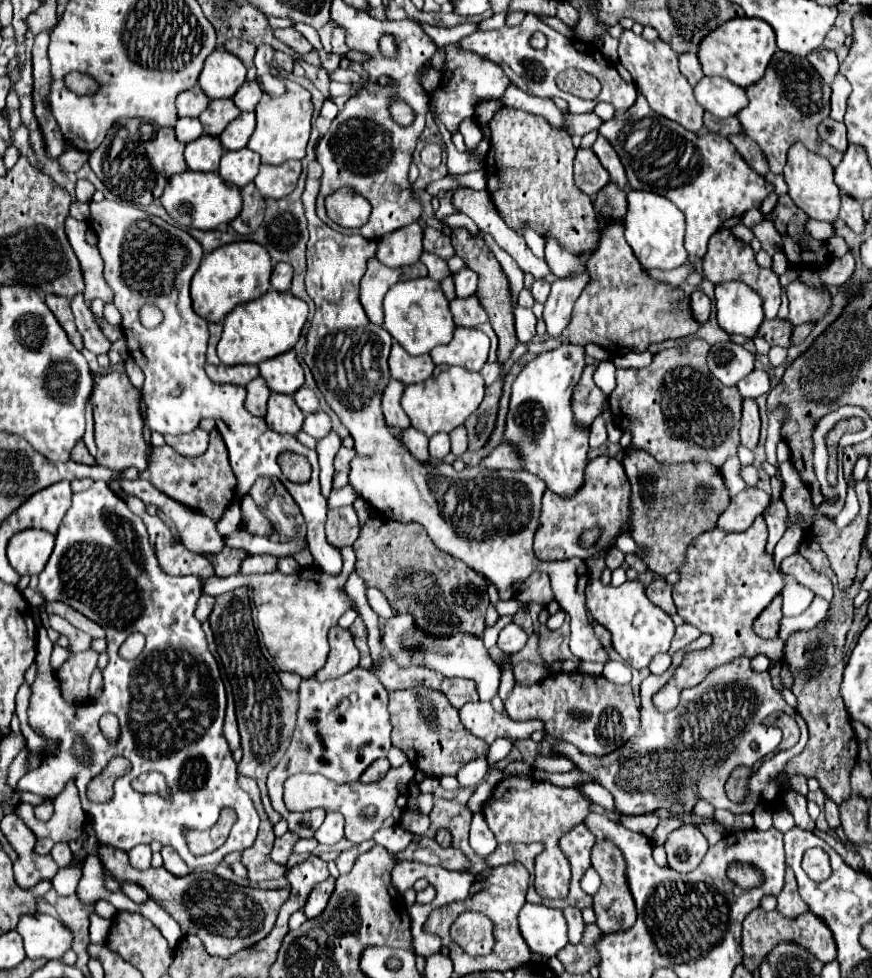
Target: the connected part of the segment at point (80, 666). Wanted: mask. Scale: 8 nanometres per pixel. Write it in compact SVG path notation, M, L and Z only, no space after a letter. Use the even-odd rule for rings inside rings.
M88 649L82 653L72 653L68 661L56 671L64 701L76 705L88 697L88 681L96 667L96 661L98 661L98 653Z

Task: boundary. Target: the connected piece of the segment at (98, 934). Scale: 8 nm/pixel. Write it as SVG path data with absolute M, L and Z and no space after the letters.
M96 913L90 915L90 941L92 943L104 943L106 937L108 937L108 931L110 931L110 921L108 919L102 919L98 917Z

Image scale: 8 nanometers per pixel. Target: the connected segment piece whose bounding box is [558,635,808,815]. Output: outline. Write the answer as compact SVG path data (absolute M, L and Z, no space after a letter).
M702 635L684 649L679 650L678 653L674 653L671 665L666 673L648 675L642 681L642 687L640 687L640 699L642 699L640 729L632 739L628 739L628 743L624 743L624 747L620 747L618 751L612 751L604 757L600 757L600 755L596 757L596 755L584 755L572 743L560 743L558 745L558 751L564 753L574 765L578 765L580 771L592 773L600 781L600 785L604 785L614 795L616 809L622 811L624 815L644 815L644 813L654 813L658 809L664 809L672 815L684 815L684 813L692 813L698 799L704 799L704 801L716 805L716 801L720 801L720 797L724 797L724 793L726 793L724 785L726 785L728 777L732 775L732 771L736 767L754 767L766 755L770 755L778 749L778 743L782 739L782 731L776 729L776 727L766 727L762 723L766 719L766 715L770 715L774 711L790 711L790 715L796 719L796 723L802 731L800 741L796 745L796 753L790 753L790 759L804 749L804 745L808 741L808 727L806 727L804 719L800 717L800 713L796 713L784 701L782 693L772 685L770 671L764 671L764 673L754 671L750 667L748 657L738 657L728 665L720 665L720 667L712 669L700 685L684 689L682 699L680 699L676 709L672 709L668 713L660 713L660 711L654 709L652 695L668 681L668 677L682 663L685 655L692 651L705 649L710 646L710 643L712 643L712 637Z

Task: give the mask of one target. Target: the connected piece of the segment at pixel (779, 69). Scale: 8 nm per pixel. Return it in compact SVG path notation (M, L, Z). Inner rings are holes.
M776 51L768 63L764 77L758 83L750 85L746 89L746 95L750 103L738 113L738 121L744 133L762 147L772 173L782 173L786 165L786 153L796 141L804 143L810 151L826 157L832 167L840 163L842 153L820 141L816 133L820 121L830 113L830 85L820 79L806 57Z

